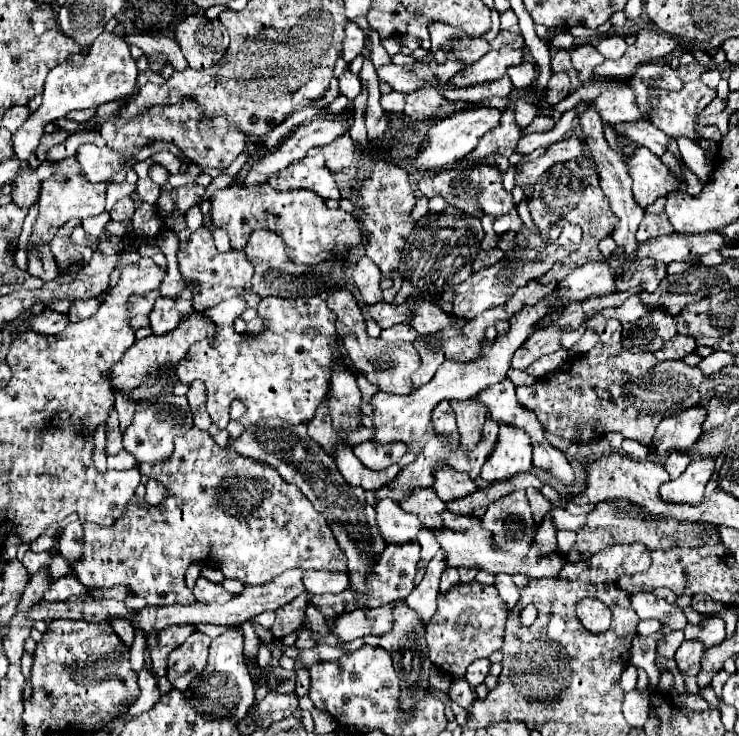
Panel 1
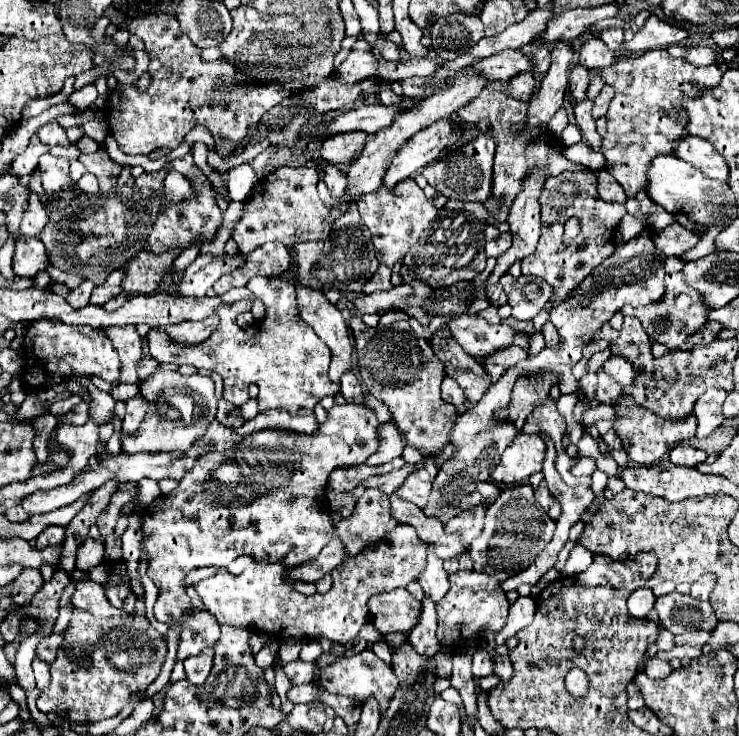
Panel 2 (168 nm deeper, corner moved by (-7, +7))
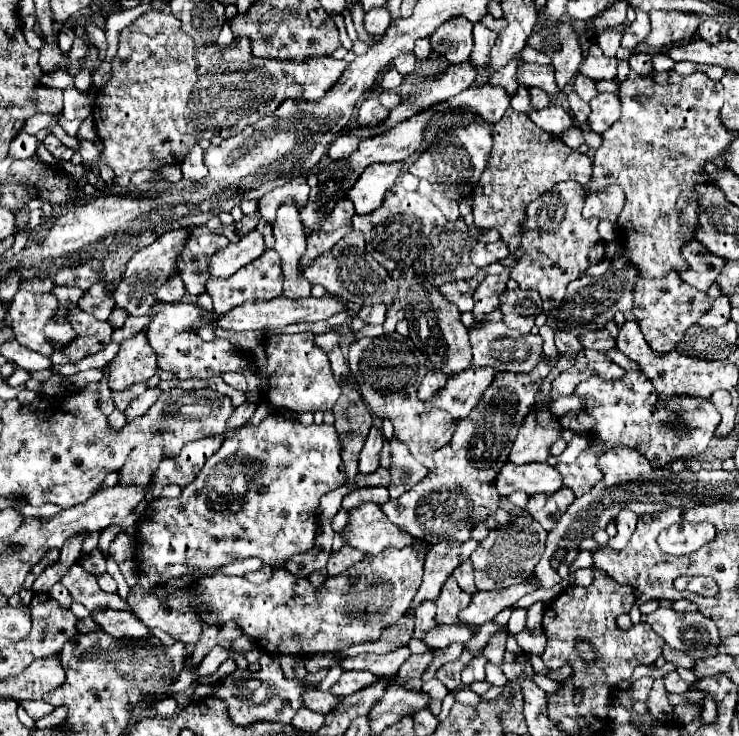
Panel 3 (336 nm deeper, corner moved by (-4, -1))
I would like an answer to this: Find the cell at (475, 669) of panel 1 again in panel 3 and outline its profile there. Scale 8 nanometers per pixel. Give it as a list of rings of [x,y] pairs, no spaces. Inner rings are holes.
[[[476,655],[462,671],[462,683],[464,685],[472,685],[474,681],[484,681],[484,665],[486,665],[486,657],[484,655]]]

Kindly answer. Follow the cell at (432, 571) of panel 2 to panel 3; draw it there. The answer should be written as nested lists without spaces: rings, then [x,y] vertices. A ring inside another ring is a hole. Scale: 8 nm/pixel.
[[[436,599],[422,601],[422,603],[416,607],[414,639],[422,639],[422,633],[426,633],[426,629],[432,629],[432,627],[436,625],[436,621],[434,621],[434,613],[436,613]]]

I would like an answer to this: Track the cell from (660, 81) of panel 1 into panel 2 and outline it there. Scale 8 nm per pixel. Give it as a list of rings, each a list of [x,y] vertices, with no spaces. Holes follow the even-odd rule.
[[[653,49],[649,53],[637,53],[637,57],[621,57],[613,65],[593,69],[591,79],[600,78],[615,87],[615,99],[607,113],[607,135],[601,145],[607,171],[623,185],[627,197],[635,197],[639,191],[649,189],[649,165],[653,157],[675,155],[677,141],[685,137],[685,109],[681,105],[681,93],[697,95],[701,89],[715,87],[723,71],[719,65],[697,67],[685,59],[669,57],[665,49]]]

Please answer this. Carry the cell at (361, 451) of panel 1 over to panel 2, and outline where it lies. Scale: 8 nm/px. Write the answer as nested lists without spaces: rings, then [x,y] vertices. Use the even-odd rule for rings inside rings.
[[[383,423],[381,425],[381,441],[379,447],[373,455],[369,455],[369,459],[365,461],[369,467],[377,467],[383,463],[389,463],[391,459],[399,457],[401,451],[405,447],[405,441],[399,433],[399,429],[393,423]]]

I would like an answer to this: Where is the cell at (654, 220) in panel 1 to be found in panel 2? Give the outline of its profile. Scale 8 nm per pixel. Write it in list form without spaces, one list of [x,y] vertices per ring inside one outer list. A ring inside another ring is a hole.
[[[671,225],[663,231],[657,231],[653,243],[667,257],[681,257],[685,251],[693,249],[699,243],[699,237],[681,225]]]

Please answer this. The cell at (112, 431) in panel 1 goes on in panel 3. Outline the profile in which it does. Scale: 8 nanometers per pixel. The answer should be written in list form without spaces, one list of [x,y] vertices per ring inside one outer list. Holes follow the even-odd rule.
[[[146,389],[142,395],[134,397],[134,399],[132,399],[132,403],[130,403],[130,405],[126,407],[126,411],[124,411],[126,421],[130,423],[130,421],[134,421],[136,417],[144,415],[144,413],[150,409],[150,405],[158,399],[158,395],[160,395],[160,391],[158,391],[158,389]]]

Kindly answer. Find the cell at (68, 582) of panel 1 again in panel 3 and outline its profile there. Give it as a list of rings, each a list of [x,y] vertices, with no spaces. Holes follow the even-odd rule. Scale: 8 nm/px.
[[[102,609],[100,613],[92,615],[92,621],[114,637],[132,637],[132,639],[150,637],[150,631],[146,629],[146,625],[142,625],[140,619],[132,617],[126,611]]]

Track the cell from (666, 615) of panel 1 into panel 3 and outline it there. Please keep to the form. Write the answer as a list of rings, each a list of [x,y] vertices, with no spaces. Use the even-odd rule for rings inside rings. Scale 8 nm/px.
[[[656,609],[646,621],[670,647],[684,649],[696,659],[714,657],[718,653],[718,629],[714,621],[702,613],[678,613],[674,609]]]

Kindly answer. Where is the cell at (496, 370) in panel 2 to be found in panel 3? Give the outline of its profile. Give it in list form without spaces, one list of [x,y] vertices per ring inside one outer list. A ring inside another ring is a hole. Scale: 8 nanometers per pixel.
[[[470,365],[462,375],[450,377],[450,385],[438,393],[432,401],[426,401],[428,407],[440,407],[448,411],[454,419],[466,419],[470,411],[480,403],[484,391],[496,377],[494,367],[474,367]]]

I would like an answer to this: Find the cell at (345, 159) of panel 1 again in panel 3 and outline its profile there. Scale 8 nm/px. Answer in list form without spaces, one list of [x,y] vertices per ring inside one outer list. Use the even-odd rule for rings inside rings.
[[[340,135],[332,145],[330,145],[330,159],[346,159],[356,147],[358,147],[360,139],[354,135]]]

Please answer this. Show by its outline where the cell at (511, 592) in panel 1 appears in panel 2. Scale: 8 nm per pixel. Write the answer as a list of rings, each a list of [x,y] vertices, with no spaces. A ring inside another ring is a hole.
[[[519,597],[511,605],[511,609],[509,609],[509,619],[507,619],[505,627],[495,637],[497,645],[505,645],[505,641],[509,637],[517,635],[521,629],[525,629],[527,625],[531,625],[533,615],[535,615],[535,609],[537,609],[537,601],[533,597]]]

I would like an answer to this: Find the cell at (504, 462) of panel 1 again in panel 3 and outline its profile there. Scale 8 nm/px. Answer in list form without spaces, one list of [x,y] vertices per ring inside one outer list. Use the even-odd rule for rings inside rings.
[[[506,461],[496,475],[496,491],[500,495],[510,495],[514,491],[526,491],[528,495],[536,493],[554,493],[562,485],[560,473],[548,463],[526,463],[516,465]]]

